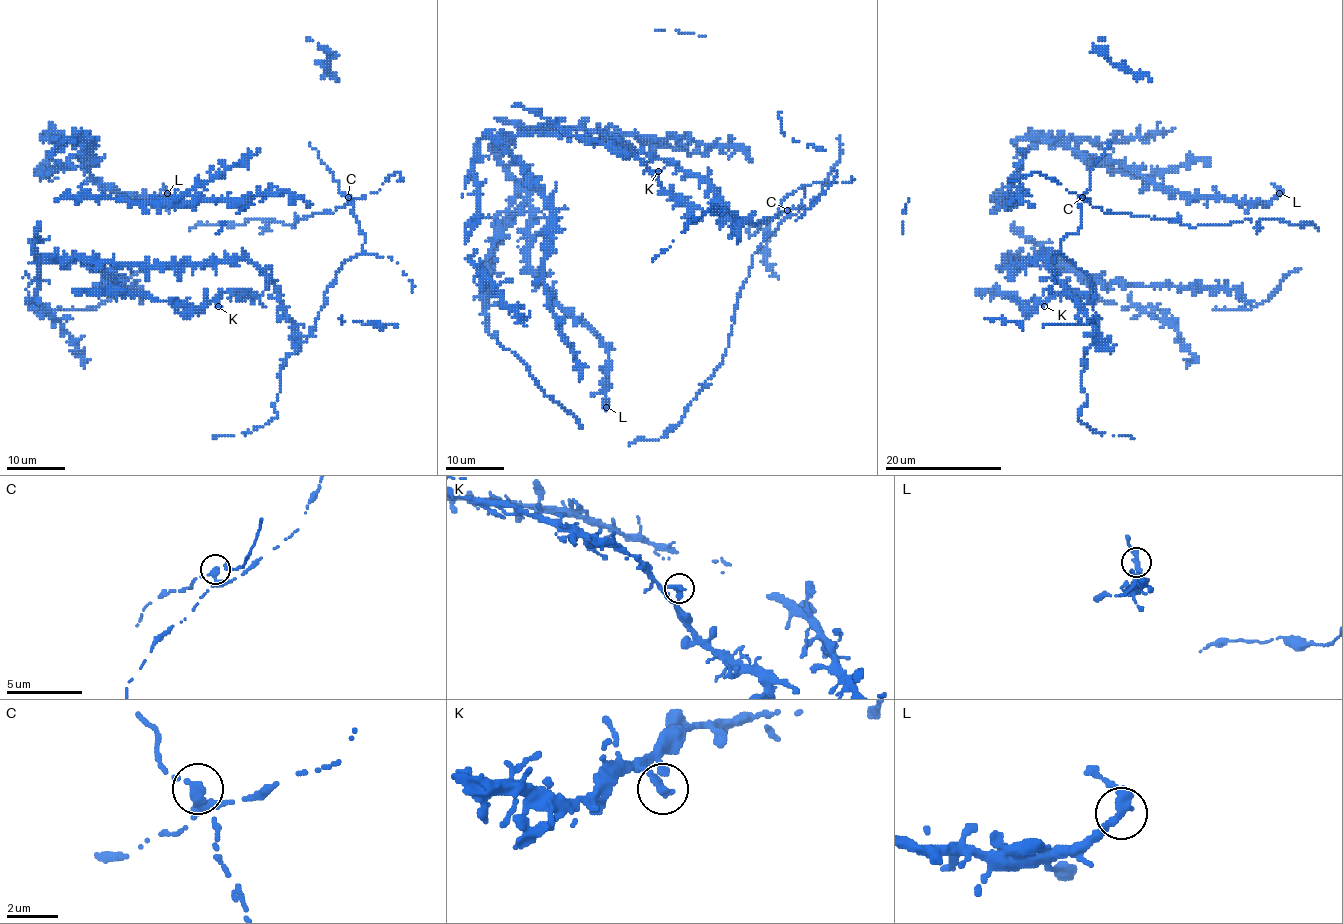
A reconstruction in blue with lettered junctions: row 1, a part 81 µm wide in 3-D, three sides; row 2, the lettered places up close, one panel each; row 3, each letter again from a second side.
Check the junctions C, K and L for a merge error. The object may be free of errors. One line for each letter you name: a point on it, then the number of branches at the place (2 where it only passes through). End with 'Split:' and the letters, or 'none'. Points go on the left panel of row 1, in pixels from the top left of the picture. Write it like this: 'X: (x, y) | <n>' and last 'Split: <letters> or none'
C: (348, 197) | 2
Split: C

